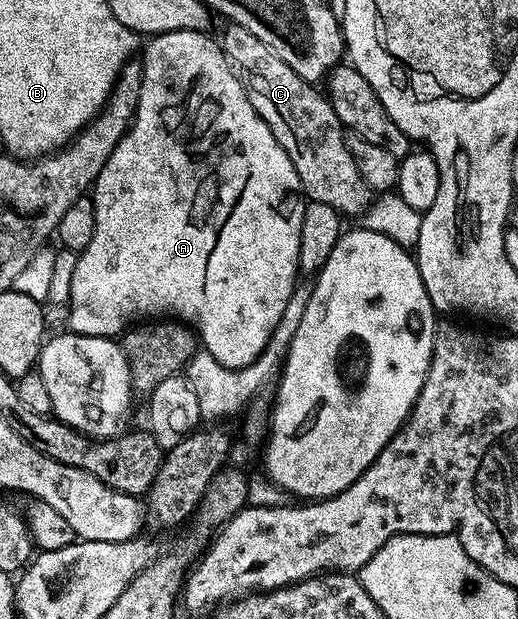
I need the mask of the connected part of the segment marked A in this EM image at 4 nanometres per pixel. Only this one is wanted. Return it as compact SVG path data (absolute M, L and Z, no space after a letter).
M170 31L153 34L147 39L148 47L142 55L142 96L138 96L136 117L114 152L110 152L110 160L106 160L90 191L96 213L94 240L79 251L77 258L80 259L72 266L72 279L68 282L68 298L72 303L68 306L67 329L82 336L115 339L133 324L145 320L179 320L194 328L203 349L214 356L218 364L240 370L264 353L278 320L282 320L282 312L286 312L286 304L290 304L300 274L298 244L306 199L300 188L298 172L294 164L290 164L290 156L286 156L282 144L274 140L274 132L270 132L266 120L254 112L254 104L250 104L219 41L208 37L202 31Z

